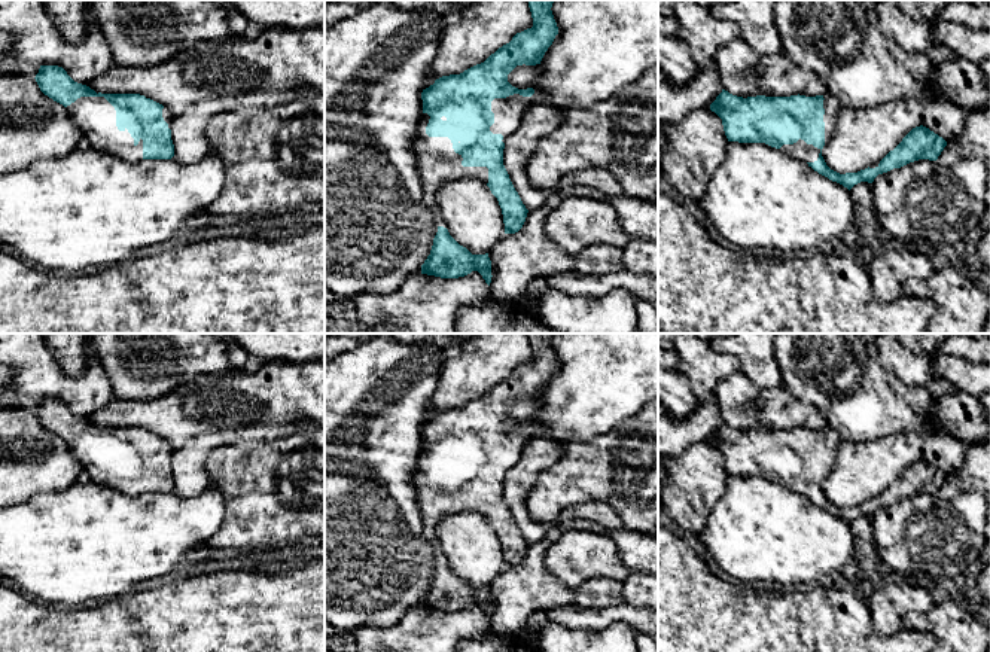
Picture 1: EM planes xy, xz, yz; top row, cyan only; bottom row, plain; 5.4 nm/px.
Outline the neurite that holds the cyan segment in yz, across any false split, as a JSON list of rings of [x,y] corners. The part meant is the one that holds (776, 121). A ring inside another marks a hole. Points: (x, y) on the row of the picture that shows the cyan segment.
[[[722,89],[710,104],[724,125],[728,141],[765,143],[804,161],[819,174],[847,188],[872,183],[878,174],[901,168],[919,159],[936,161],[947,141],[920,125],[913,128],[875,168],[840,174],[831,170],[823,156],[823,146],[837,127],[840,101],[829,92],[805,97],[737,97]]]

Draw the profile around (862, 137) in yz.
[[[902,98],[884,106],[853,110],[841,107],[832,138],[823,146],[826,165],[840,173],[858,173],[893,150],[916,127],[926,127],[947,143],[963,130],[968,112],[936,98]]]

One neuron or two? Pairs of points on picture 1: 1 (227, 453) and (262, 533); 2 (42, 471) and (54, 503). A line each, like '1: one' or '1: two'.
1: one
2: two

